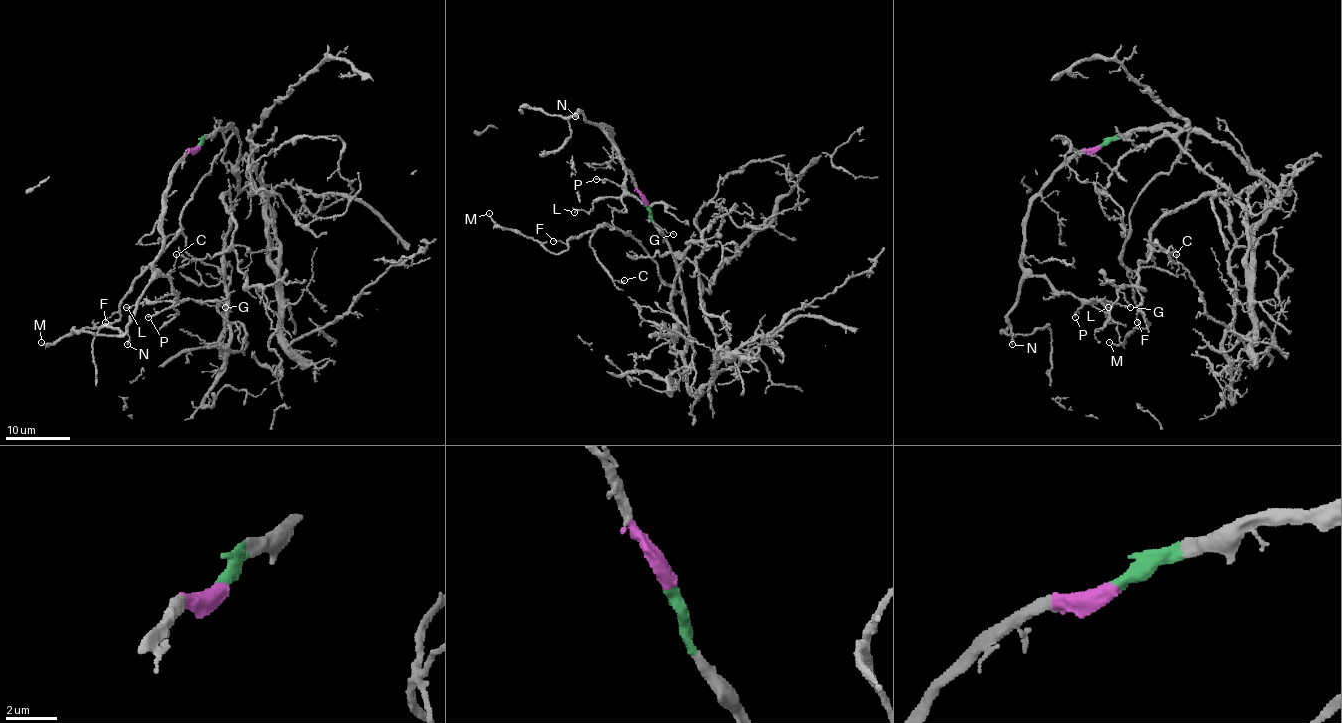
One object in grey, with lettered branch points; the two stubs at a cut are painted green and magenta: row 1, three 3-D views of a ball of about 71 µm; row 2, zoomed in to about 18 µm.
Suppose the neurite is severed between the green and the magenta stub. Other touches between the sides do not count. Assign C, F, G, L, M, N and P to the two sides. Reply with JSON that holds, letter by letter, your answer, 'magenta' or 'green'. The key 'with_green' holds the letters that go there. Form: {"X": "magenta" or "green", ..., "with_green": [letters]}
{"C": "green", "F": "green", "G": "magenta", "L": "magenta", "M": "green", "N": "magenta", "P": "magenta", "with_green": ["C", "F", "M"]}

